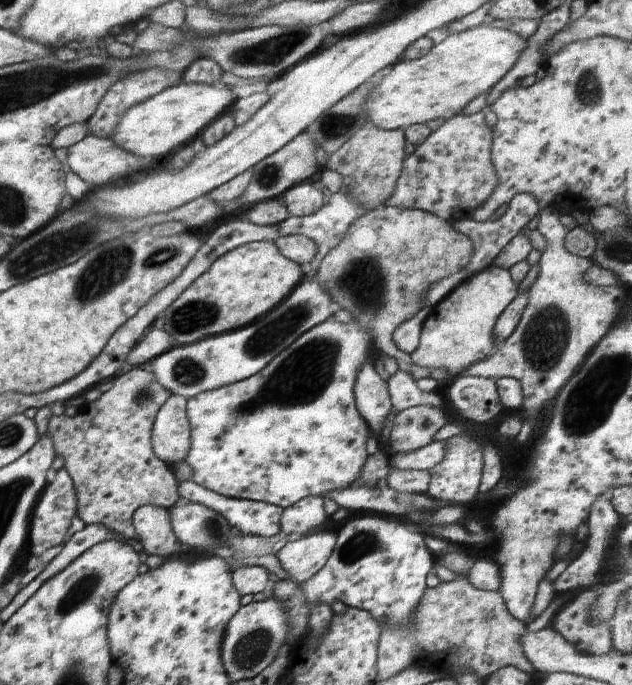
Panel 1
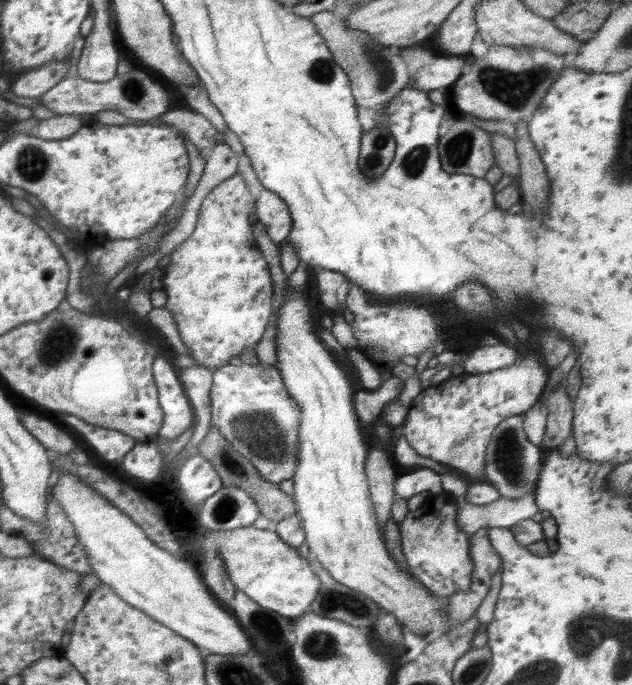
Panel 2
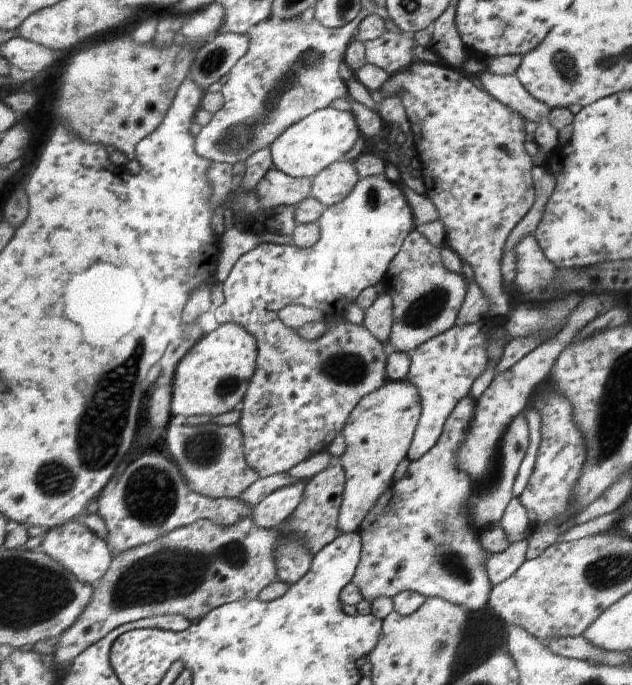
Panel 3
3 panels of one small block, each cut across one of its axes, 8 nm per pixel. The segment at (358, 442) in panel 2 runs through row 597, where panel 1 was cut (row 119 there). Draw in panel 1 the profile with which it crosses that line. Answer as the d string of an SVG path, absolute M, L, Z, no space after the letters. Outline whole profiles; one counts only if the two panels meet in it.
M478 25L451 34L422 58L396 61L380 84L374 86L362 110L372 125L386 130L448 120L460 114L473 98L490 92L516 64L524 48L526 40L516 32L491 25Z

